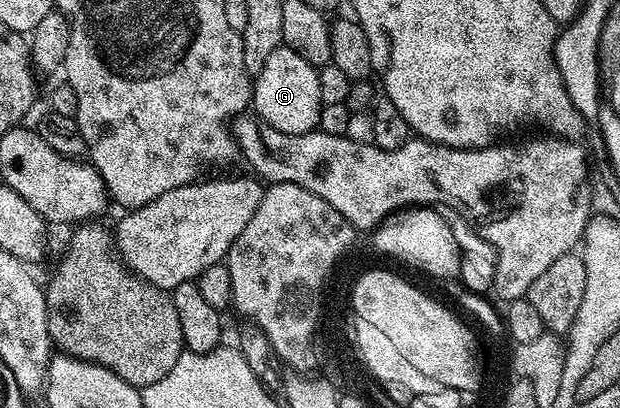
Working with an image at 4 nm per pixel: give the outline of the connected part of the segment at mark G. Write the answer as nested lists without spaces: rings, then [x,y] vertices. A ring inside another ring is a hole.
[[[283,44],[275,48],[253,82],[251,106],[256,117],[271,128],[279,128],[279,132],[288,134],[305,134],[308,130],[318,129],[322,104],[317,71],[318,67],[299,56],[299,52],[291,47]]]

